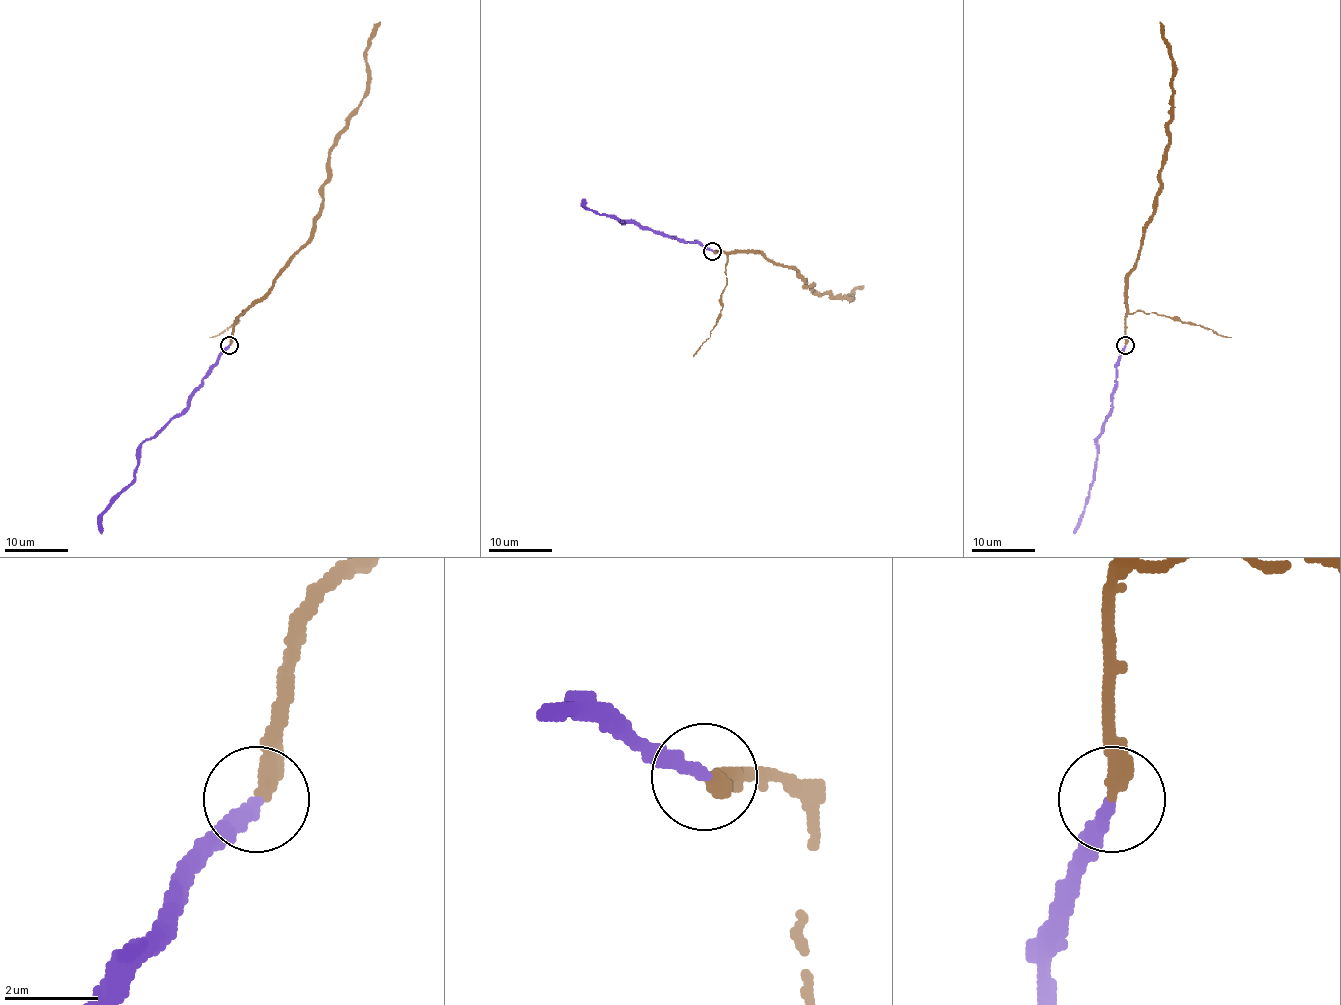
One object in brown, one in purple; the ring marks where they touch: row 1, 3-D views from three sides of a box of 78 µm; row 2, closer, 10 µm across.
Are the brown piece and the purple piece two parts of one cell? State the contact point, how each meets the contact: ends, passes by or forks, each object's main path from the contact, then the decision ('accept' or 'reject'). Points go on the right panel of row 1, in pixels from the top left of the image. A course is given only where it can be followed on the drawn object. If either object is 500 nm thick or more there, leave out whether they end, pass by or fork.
at (1125, 345); brown ends there; purple ends there; brown runs (1126, 345), (1126, 276), (1137, 260), (1143, 228), (1153, 212), (1169, 137), (1174, 78), (1170, 47), (1159, 22); purple runs (1126, 345), (1116, 367), (1113, 404), (1103, 423), (1103, 431), (1097, 437), (1095, 479), (1081, 524), (1073, 533); accept

